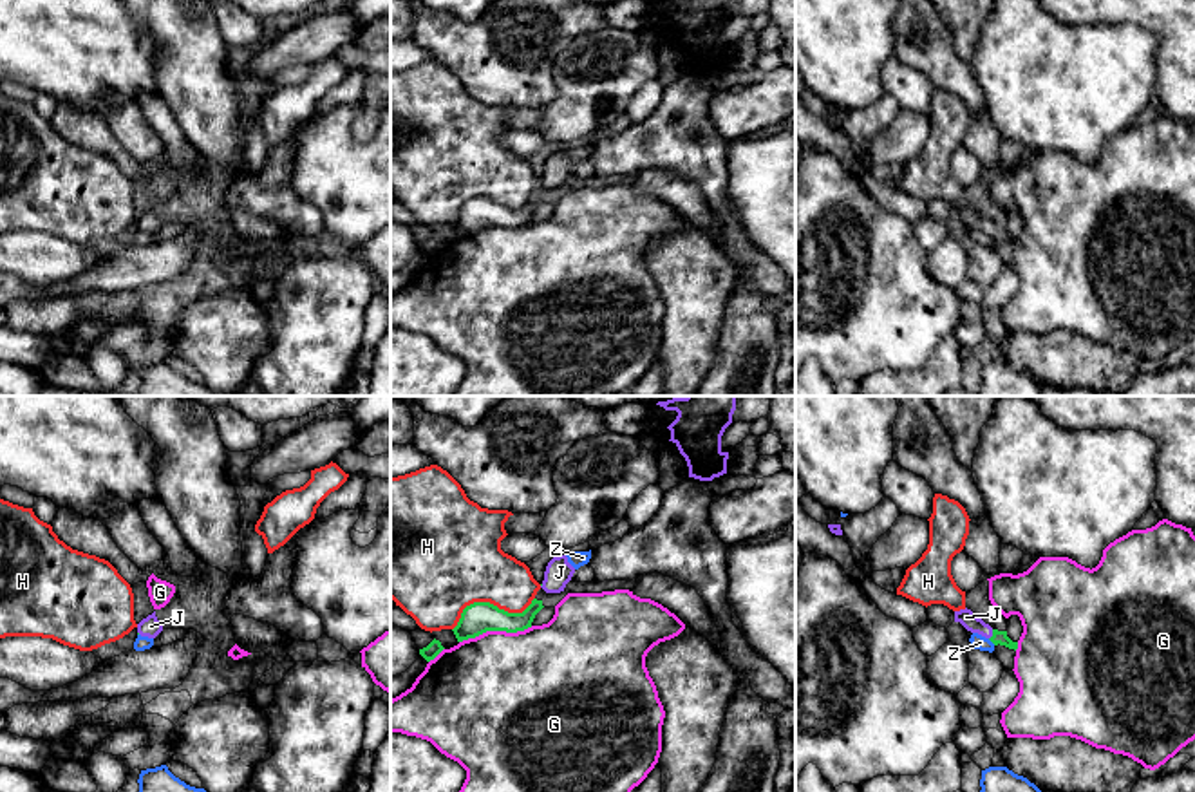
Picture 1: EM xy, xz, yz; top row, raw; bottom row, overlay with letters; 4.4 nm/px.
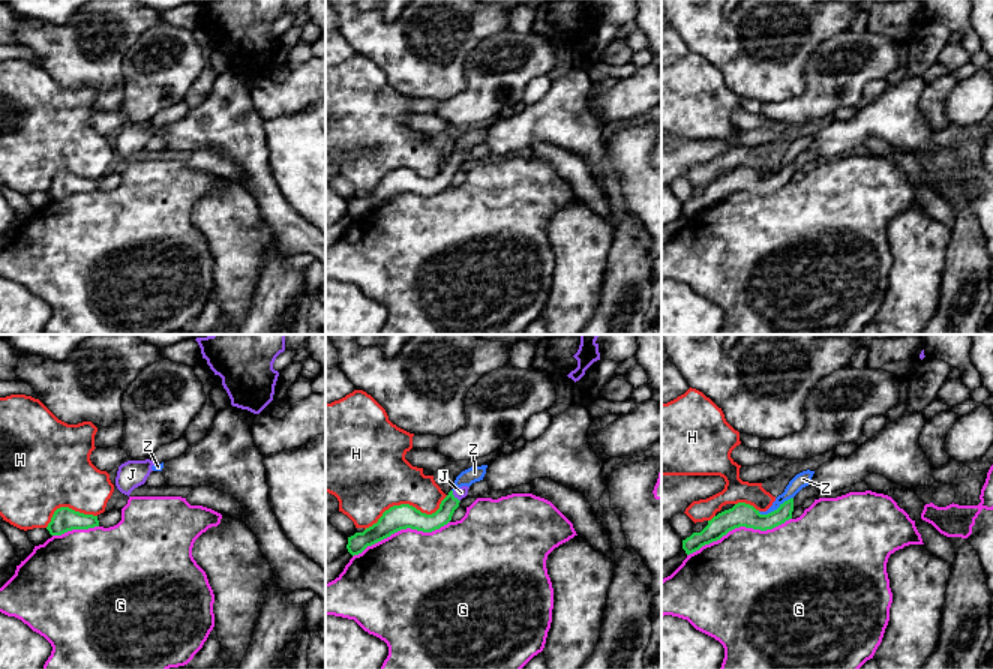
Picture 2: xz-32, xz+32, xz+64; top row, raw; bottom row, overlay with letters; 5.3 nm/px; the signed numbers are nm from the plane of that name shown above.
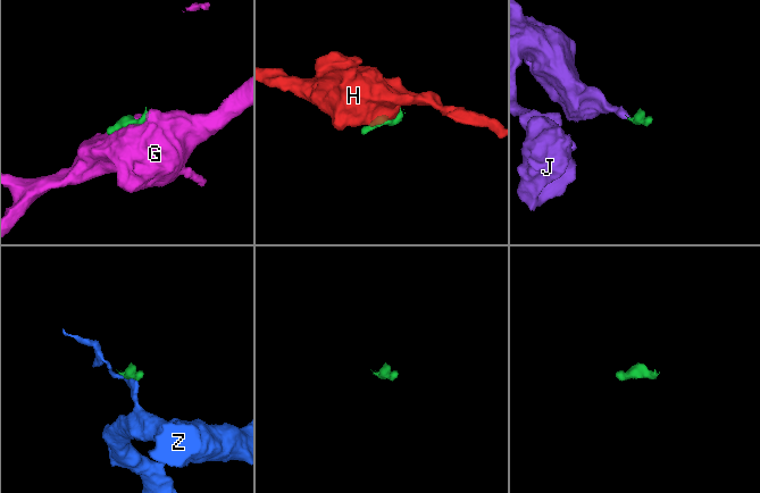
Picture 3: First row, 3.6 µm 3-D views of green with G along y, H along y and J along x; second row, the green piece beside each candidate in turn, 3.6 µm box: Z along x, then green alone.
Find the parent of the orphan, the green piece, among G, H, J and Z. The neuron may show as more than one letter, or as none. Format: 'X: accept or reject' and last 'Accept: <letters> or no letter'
G: reject
H: reject
J: accept
Z: reject
Accept: J

